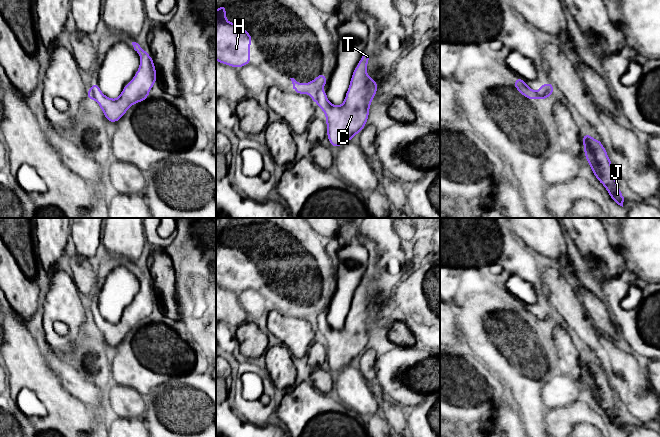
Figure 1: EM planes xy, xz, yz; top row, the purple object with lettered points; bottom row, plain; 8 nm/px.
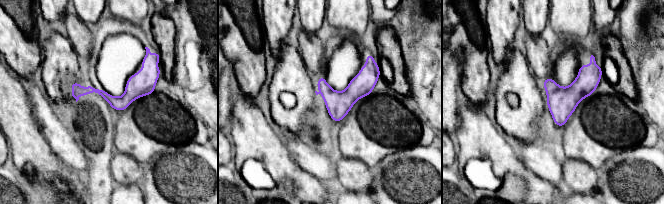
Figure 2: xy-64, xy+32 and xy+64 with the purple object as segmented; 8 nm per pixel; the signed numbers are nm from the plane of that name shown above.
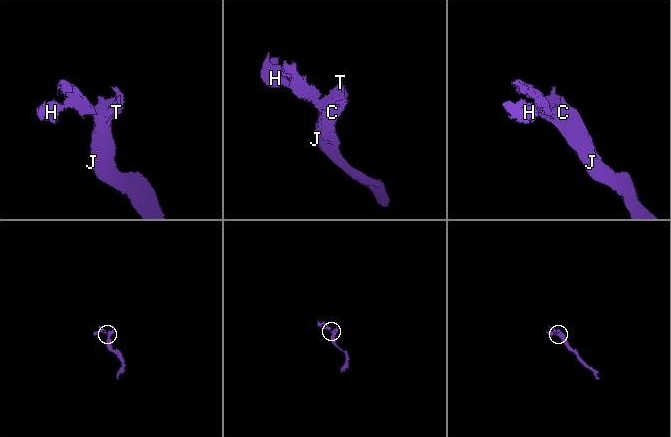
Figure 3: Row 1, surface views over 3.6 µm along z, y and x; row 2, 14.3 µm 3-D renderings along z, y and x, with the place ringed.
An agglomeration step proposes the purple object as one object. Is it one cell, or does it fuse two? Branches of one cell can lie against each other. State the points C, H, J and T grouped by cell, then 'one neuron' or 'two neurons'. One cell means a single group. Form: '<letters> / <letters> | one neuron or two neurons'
C J T / H | two neurons

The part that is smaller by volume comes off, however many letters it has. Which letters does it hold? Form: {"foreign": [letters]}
{"foreign": ["H"]}

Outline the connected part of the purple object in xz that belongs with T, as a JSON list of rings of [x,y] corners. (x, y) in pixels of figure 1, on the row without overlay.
[[[365,275],[356,290],[344,327],[335,330],[327,323],[326,314],[317,317],[317,330],[326,340],[327,362],[330,369],[340,371],[360,357],[366,350],[370,328],[379,309],[367,300],[367,287],[371,279]]]

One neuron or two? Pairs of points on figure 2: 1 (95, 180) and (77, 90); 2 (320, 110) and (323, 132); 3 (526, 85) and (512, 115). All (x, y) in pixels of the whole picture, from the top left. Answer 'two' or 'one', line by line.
1: one
2: one
3: one

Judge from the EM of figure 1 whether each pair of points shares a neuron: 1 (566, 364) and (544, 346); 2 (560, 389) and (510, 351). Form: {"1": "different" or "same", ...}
{"1": "different", "2": "different"}

